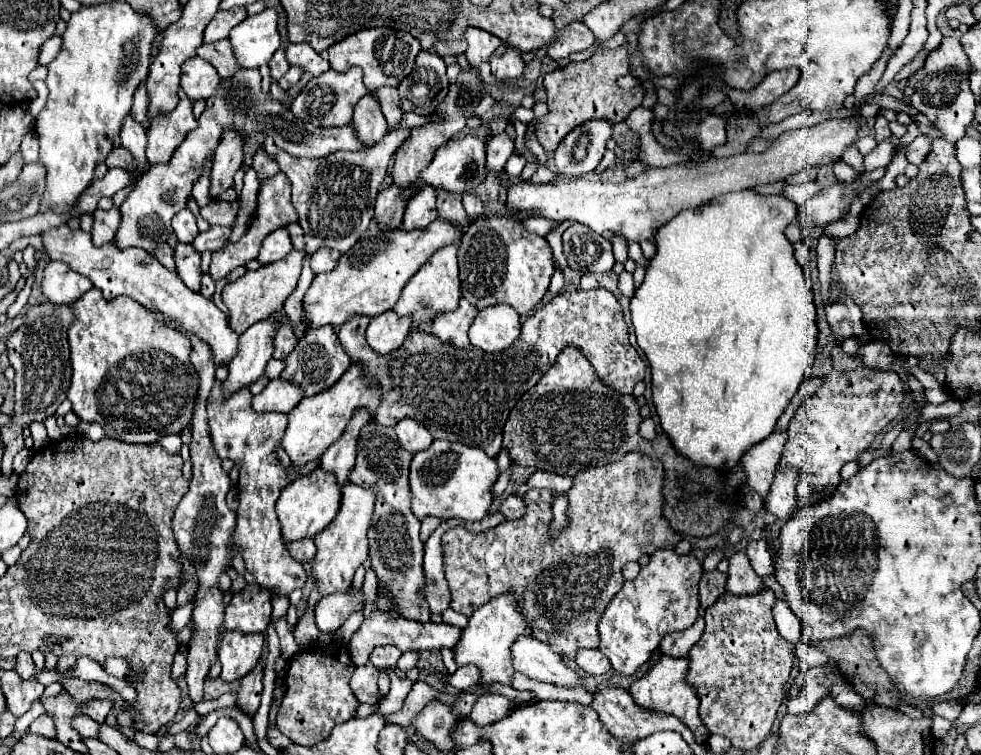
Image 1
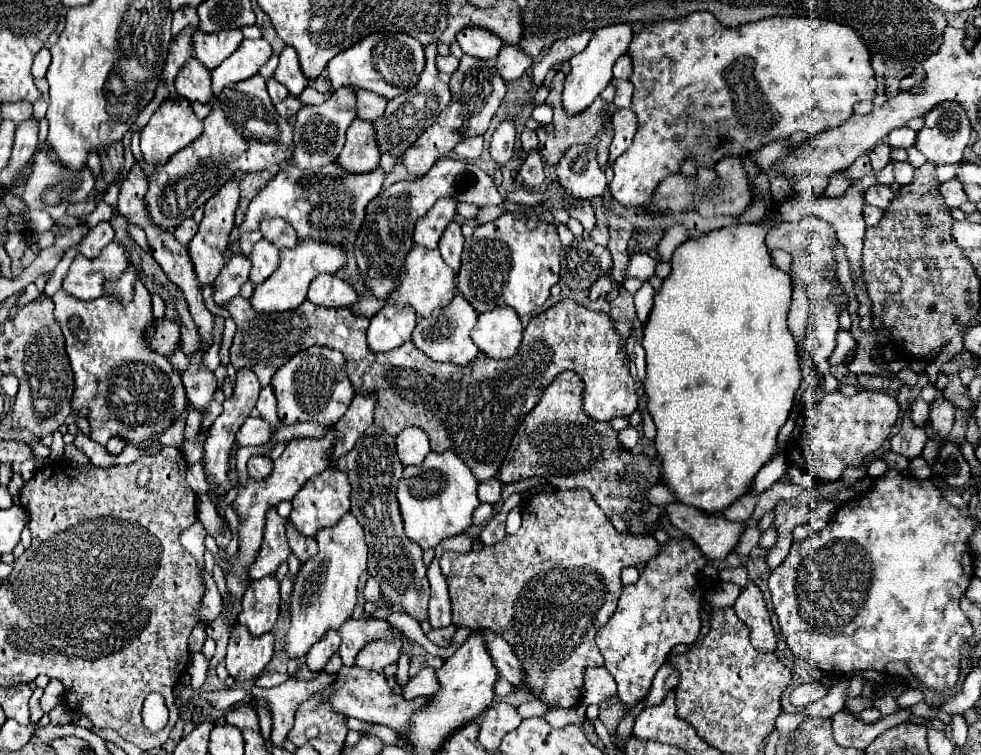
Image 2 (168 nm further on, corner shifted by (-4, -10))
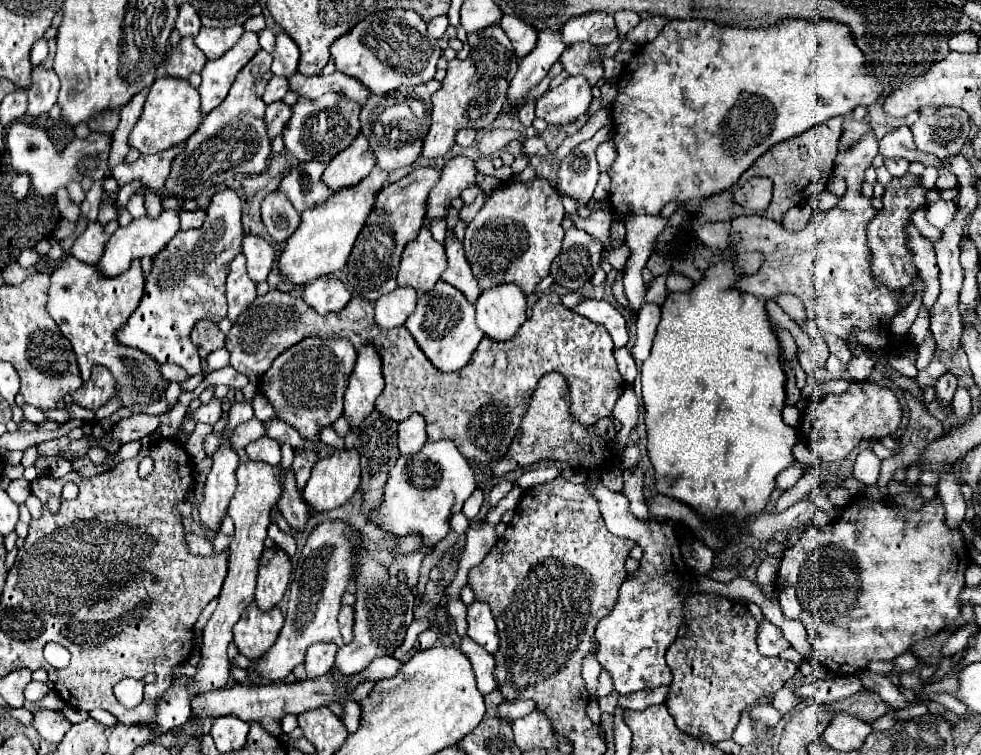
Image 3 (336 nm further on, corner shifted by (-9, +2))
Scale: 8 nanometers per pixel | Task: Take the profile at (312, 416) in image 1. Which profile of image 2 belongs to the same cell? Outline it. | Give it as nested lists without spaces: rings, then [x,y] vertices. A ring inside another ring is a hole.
[[[327,426],[325,434],[321,438],[295,438],[291,440],[281,458],[275,460],[275,468],[271,472],[271,476],[267,476],[265,480],[249,480],[249,484],[245,488],[239,488],[239,498],[233,502],[235,510],[241,516],[241,526],[239,526],[239,552],[235,556],[229,558],[227,562],[227,588],[233,596],[231,600],[231,618],[235,624],[237,612],[239,612],[239,602],[241,596],[247,588],[247,566],[253,562],[259,546],[261,546],[261,538],[263,538],[263,526],[265,526],[265,512],[269,506],[277,506],[281,500],[291,500],[297,490],[311,478],[317,476],[319,472],[329,468],[331,456],[333,456],[333,446],[335,446],[335,438],[337,438],[337,428],[335,426]]]

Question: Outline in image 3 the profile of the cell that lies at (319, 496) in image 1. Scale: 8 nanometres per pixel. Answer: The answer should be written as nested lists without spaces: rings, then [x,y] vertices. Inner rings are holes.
[[[336,450],[320,458],[304,488],[304,500],[314,512],[334,510],[346,504],[360,484],[360,454],[352,450]]]

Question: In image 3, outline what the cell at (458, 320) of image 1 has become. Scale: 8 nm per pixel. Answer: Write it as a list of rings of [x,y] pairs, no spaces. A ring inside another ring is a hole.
[[[442,280],[436,282],[432,292],[426,292],[418,298],[418,306],[412,316],[408,316],[404,326],[424,356],[428,356],[428,360],[440,368],[440,372],[454,372],[464,368],[470,362],[478,342],[484,338],[484,332],[476,326],[474,320],[474,304],[470,304],[460,290]]]

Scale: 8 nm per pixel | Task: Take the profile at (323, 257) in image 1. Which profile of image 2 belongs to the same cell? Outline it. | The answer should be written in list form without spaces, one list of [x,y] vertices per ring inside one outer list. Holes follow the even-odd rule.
[[[319,274],[311,286],[309,286],[309,294],[307,298],[317,304],[317,306],[325,306],[325,308],[345,308],[355,304],[357,294],[351,286],[347,286],[339,274],[335,276],[327,276],[327,274]]]

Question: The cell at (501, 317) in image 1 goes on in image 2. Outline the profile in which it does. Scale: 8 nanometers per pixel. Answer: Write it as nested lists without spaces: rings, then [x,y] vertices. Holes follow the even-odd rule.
[[[503,306],[479,314],[471,338],[483,354],[503,360],[515,356],[523,338],[523,326],[517,312]]]

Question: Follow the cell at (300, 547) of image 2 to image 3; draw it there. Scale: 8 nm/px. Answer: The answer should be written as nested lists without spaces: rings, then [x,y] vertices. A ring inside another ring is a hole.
[[[290,470],[284,472],[284,494],[280,496],[276,506],[294,530],[302,530],[306,526],[310,512],[308,512],[308,506],[304,504],[304,500],[300,498],[300,492],[298,492],[296,480],[294,480],[294,472],[290,472]]]

